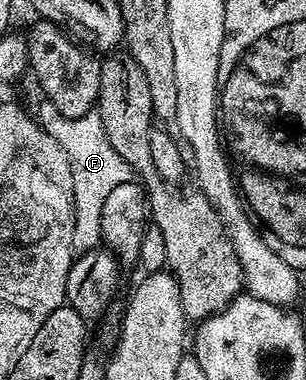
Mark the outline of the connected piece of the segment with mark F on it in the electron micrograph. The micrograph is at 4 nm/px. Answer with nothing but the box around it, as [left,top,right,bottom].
[35,99,133,256]

